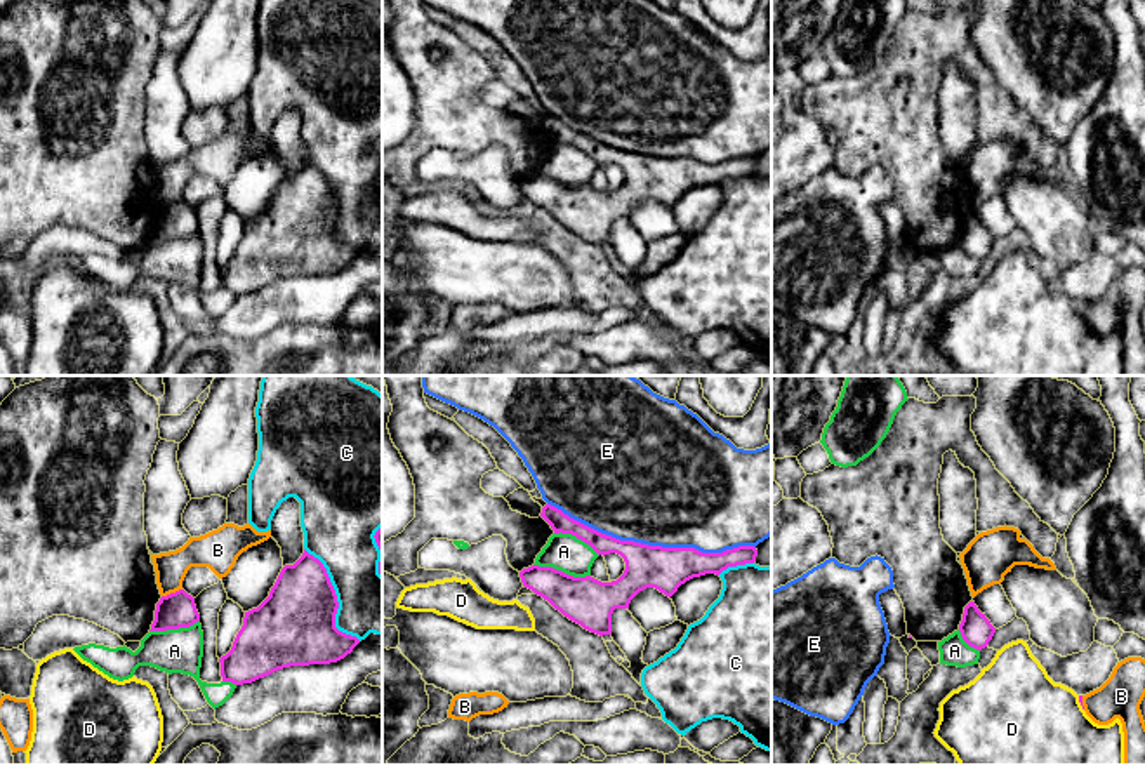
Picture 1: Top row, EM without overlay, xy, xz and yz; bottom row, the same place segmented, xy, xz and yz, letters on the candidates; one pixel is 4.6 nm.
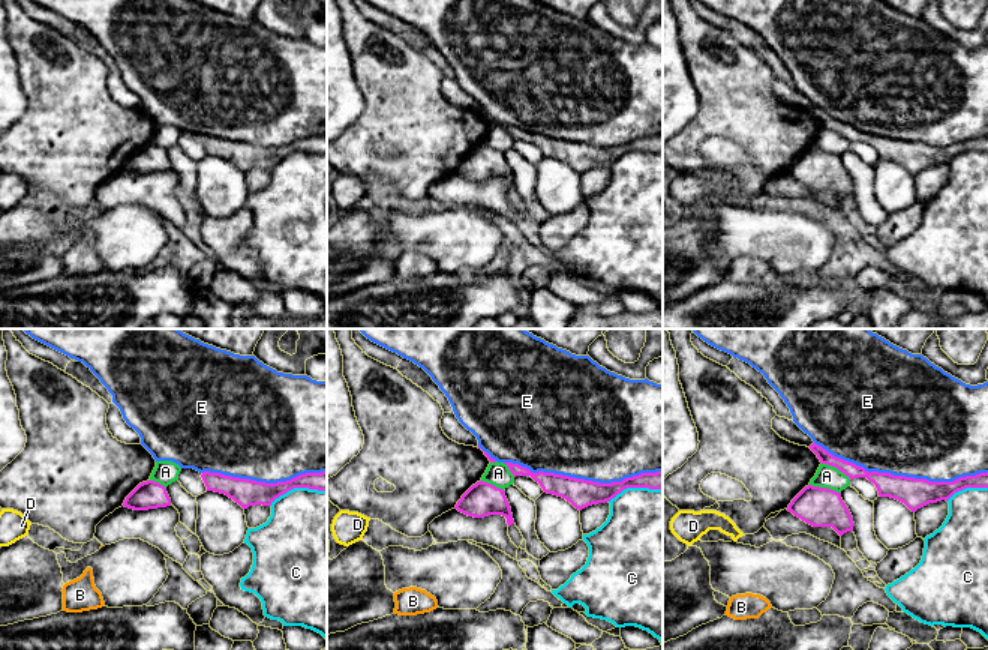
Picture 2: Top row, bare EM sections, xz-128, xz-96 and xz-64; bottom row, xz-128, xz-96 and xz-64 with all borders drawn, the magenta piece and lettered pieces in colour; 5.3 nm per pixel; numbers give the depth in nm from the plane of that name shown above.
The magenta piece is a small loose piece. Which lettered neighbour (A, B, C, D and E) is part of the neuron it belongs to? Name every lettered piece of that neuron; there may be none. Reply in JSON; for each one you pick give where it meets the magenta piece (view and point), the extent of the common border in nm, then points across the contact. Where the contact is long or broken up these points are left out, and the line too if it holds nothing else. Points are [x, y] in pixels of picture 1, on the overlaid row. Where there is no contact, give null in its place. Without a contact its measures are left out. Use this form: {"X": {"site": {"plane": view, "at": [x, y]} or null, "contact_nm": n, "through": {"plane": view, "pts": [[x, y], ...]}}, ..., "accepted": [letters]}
{"accepted": []}

